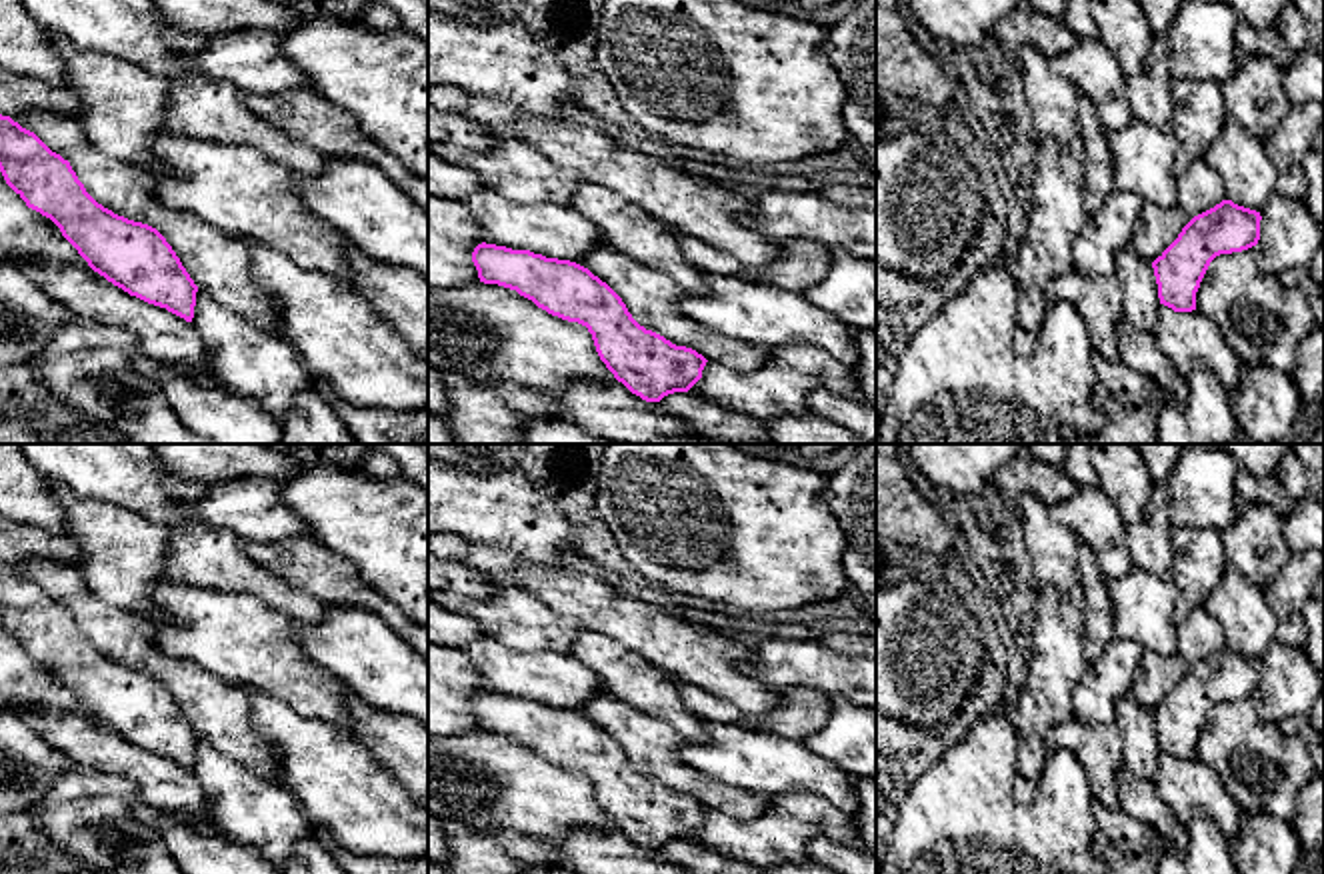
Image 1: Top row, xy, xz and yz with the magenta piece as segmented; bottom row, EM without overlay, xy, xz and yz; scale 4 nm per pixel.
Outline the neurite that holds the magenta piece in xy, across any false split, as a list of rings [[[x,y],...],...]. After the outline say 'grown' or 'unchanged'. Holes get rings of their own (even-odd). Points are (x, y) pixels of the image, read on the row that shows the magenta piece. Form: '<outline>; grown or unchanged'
[[[0,114],[0,172],[114,286],[192,322],[198,286],[166,238],[98,204],[70,162]]]; unchanged

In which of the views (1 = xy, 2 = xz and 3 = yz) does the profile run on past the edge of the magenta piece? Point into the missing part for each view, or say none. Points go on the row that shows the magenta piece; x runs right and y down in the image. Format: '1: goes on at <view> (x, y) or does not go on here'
1: does not go on here
2: does not go on here
3: does not go on here

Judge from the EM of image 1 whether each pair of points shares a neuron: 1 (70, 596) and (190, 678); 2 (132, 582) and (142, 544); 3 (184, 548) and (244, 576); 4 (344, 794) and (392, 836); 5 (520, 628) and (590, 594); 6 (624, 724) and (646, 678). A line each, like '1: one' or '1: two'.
1: one
2: one
3: one
4: one
5: two
6: two

